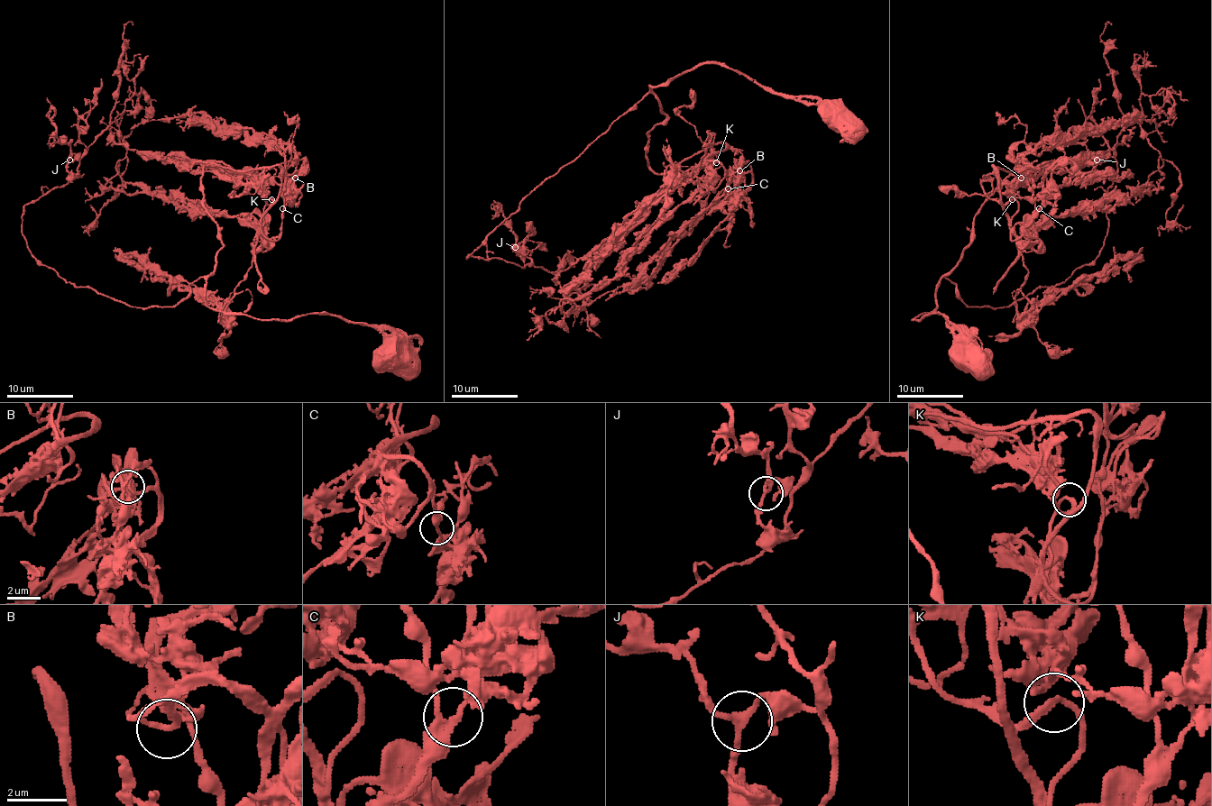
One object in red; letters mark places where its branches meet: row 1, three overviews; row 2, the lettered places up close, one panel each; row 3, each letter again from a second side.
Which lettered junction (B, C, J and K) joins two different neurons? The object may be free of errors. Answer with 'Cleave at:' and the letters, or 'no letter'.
Cleave at: no letter

